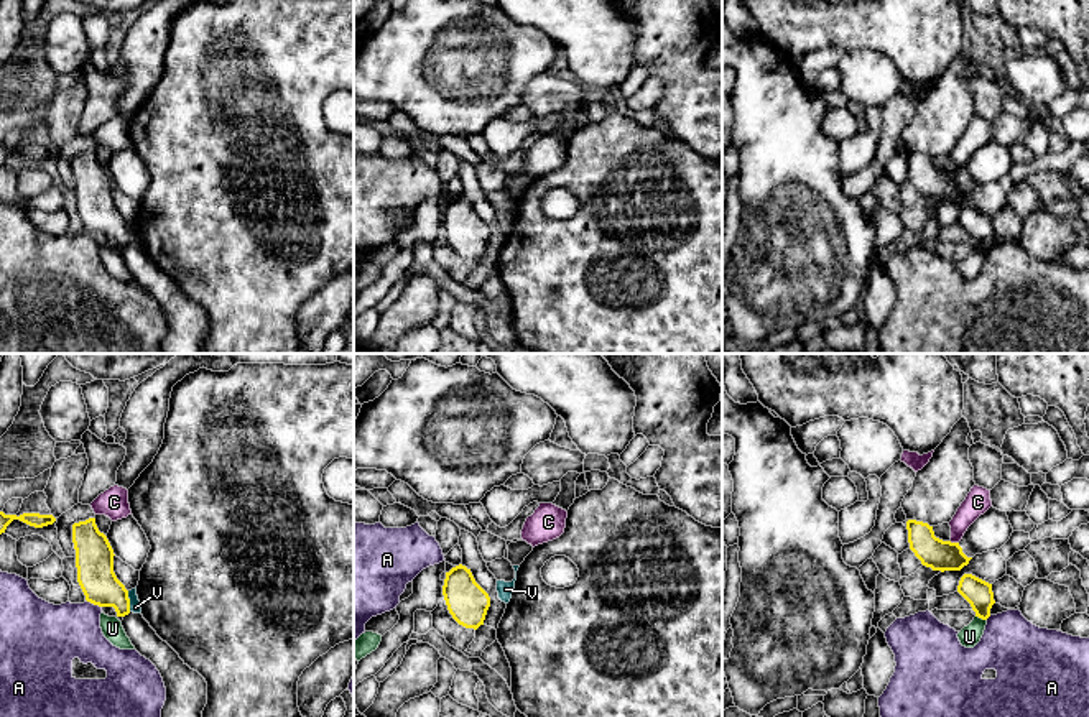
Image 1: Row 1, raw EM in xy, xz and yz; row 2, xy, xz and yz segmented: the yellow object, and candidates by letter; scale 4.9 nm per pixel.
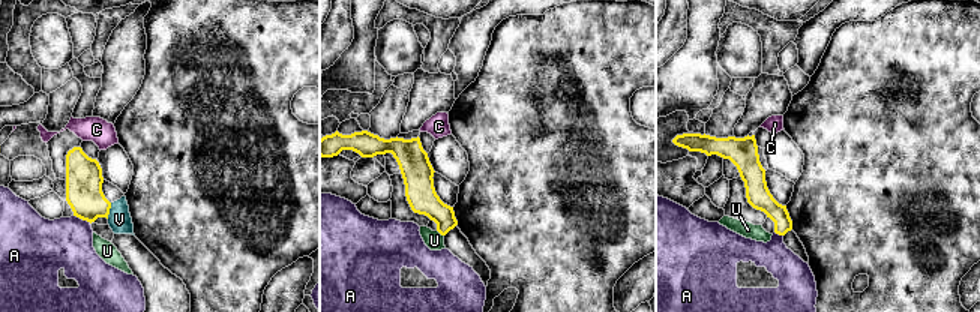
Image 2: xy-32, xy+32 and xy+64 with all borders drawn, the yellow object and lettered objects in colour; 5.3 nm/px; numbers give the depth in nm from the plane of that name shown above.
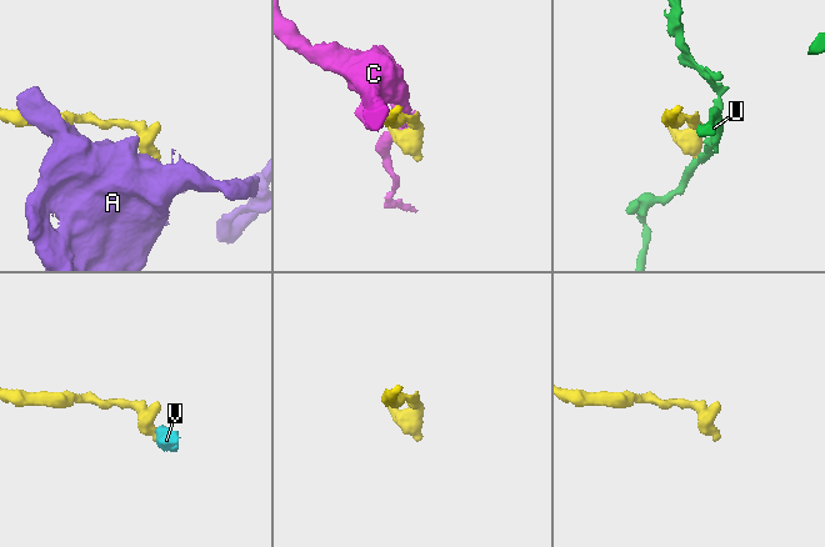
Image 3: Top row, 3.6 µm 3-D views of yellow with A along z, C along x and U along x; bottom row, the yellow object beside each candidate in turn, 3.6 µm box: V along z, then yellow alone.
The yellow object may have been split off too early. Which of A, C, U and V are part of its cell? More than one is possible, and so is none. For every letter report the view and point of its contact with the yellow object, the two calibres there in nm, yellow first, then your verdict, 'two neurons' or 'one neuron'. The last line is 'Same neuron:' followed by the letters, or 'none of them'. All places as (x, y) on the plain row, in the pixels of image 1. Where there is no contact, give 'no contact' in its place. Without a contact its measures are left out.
A: meets yellow in xy at (94, 235); 190 nm thick on the yellow side, 300 nm on the other; two neurons
C: meets yellow in yz at (954, 175); 150 nm thick on the yellow side, 120 nm on the other; two neurons
U: meets yellow in yz at (981, 249); 140 nm thick on the yellow side, 100 nm on the other; two neurons
V: meets yellow in xy at (129, 232); 180 nm thick on the yellow side, 50 nm on the other; two neurons
Same neuron: none of them

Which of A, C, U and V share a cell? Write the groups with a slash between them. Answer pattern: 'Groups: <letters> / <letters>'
Groups: A V / C / U

